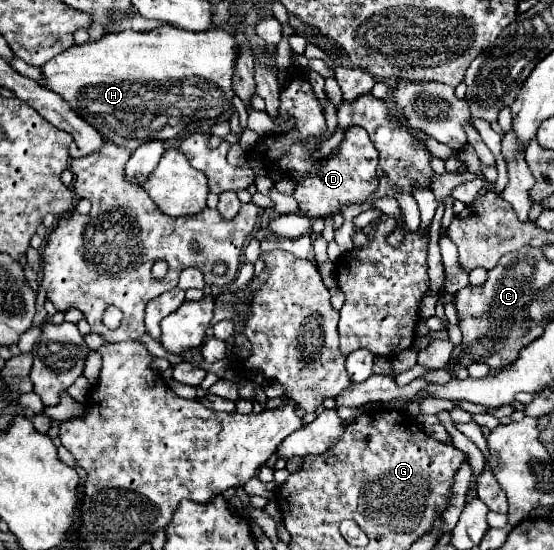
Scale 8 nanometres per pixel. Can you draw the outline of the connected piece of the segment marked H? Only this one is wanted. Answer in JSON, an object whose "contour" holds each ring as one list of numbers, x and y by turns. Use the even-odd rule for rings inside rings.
{"contour":[[162,25,146,33,120,31,106,33,98,41,72,45,44,63,42,87,58,93,86,123,112,143,136,151,146,141,166,141,180,133,194,119,216,119,232,109,232,67,236,57,234,33,226,29,184,31]]}

